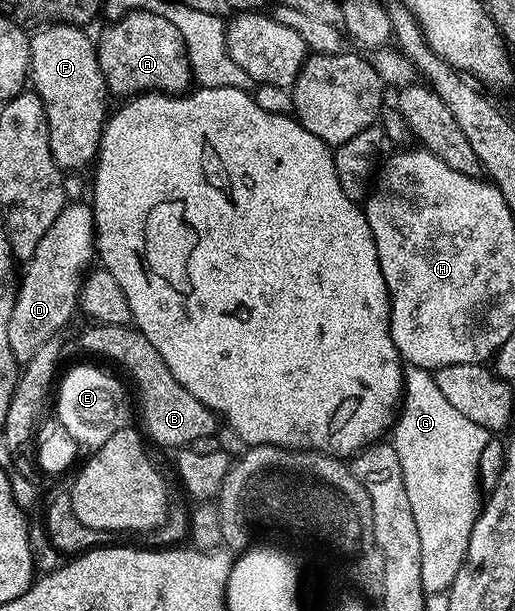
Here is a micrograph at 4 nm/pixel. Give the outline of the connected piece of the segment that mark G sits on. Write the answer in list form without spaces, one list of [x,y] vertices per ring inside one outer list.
[[[406,364],[403,392],[403,402],[391,429],[391,444],[401,464],[405,493],[417,526],[422,589],[426,594],[446,592],[463,564],[469,534],[482,511],[479,467],[489,431],[457,413],[442,396],[428,368]]]

